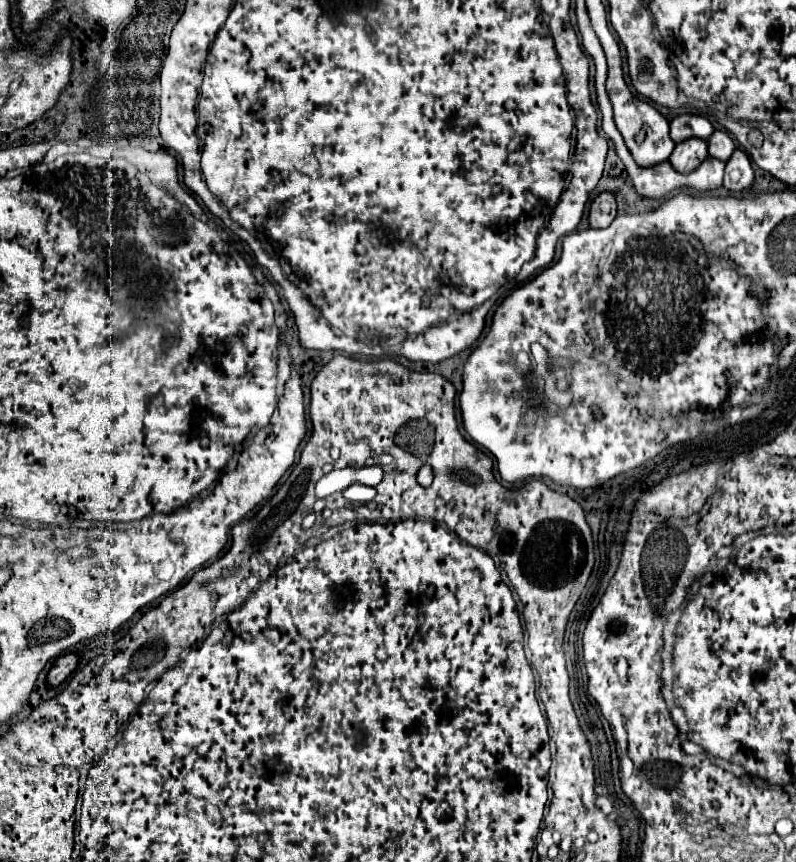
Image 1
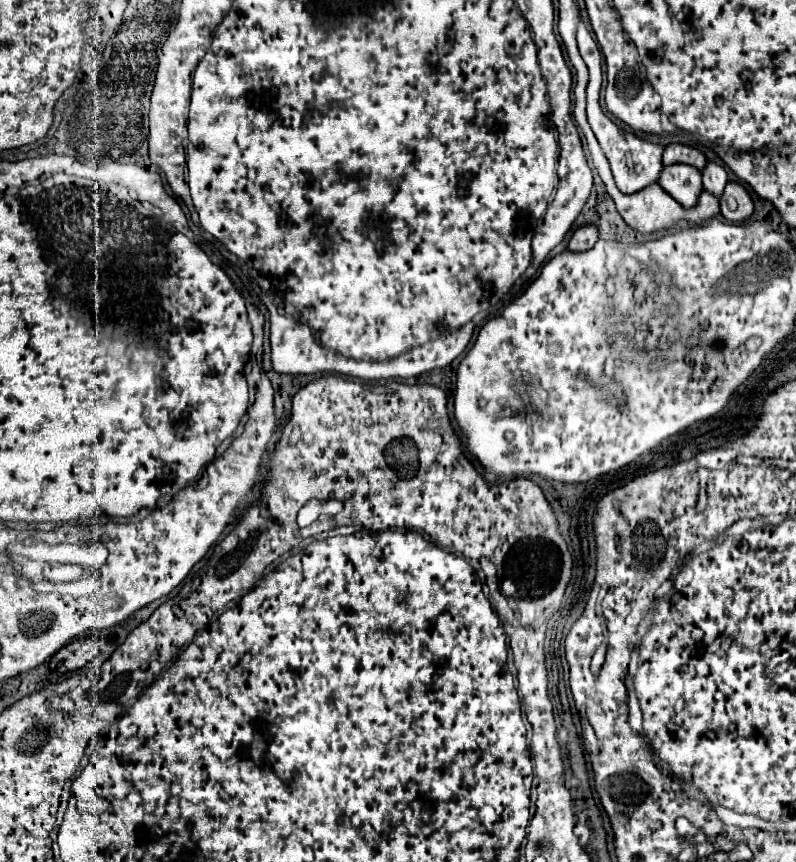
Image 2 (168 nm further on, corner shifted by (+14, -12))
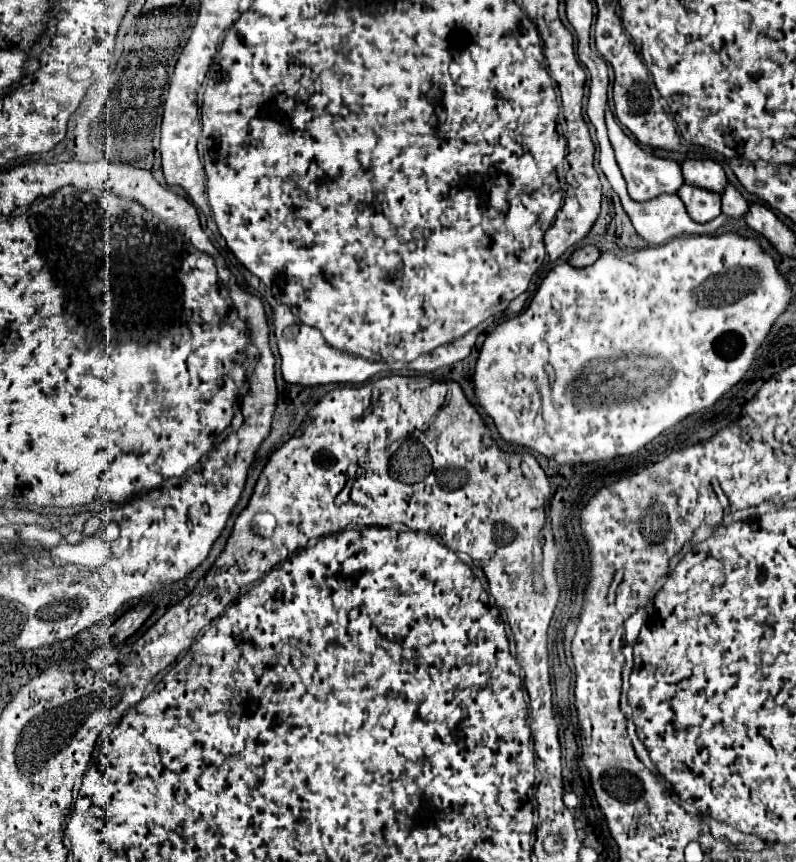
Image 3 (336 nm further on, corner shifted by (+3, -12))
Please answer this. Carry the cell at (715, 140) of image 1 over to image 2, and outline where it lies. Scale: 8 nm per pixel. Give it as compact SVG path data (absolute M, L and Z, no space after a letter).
M708 162L708 168L704 168L704 172L702 172L702 180L704 180L704 190L710 192L712 196L720 198L724 192L724 186L728 182L728 176L722 166Z

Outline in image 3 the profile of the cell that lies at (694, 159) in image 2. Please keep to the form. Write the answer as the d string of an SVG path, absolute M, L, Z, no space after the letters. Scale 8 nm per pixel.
M685 160L681 164L681 170L683 170L685 182L699 188L723 192L727 184L727 176L723 168L713 160Z

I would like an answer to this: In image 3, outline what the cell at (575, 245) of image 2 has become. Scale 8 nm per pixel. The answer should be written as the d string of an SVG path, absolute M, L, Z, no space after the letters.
M585 244L585 246L577 248L577 250L571 254L569 264L571 264L571 266L577 266L577 268L581 268L581 266L589 266L589 264L593 264L599 256L601 256L601 252L599 252L597 246L593 246L593 244Z

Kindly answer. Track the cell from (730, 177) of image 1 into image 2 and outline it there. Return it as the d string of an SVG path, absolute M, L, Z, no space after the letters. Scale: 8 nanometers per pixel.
M728 182L724 196L720 198L720 208L722 208L722 216L728 222L744 222L754 212L750 194L744 190L744 186L736 182Z

